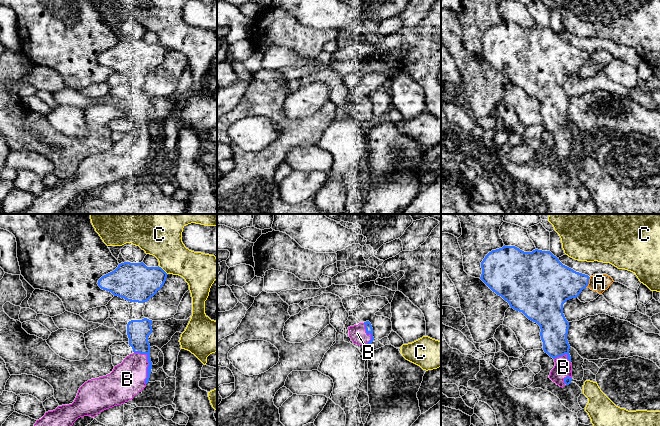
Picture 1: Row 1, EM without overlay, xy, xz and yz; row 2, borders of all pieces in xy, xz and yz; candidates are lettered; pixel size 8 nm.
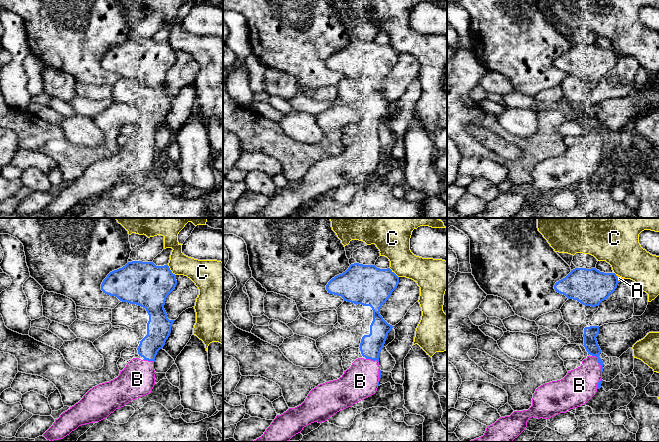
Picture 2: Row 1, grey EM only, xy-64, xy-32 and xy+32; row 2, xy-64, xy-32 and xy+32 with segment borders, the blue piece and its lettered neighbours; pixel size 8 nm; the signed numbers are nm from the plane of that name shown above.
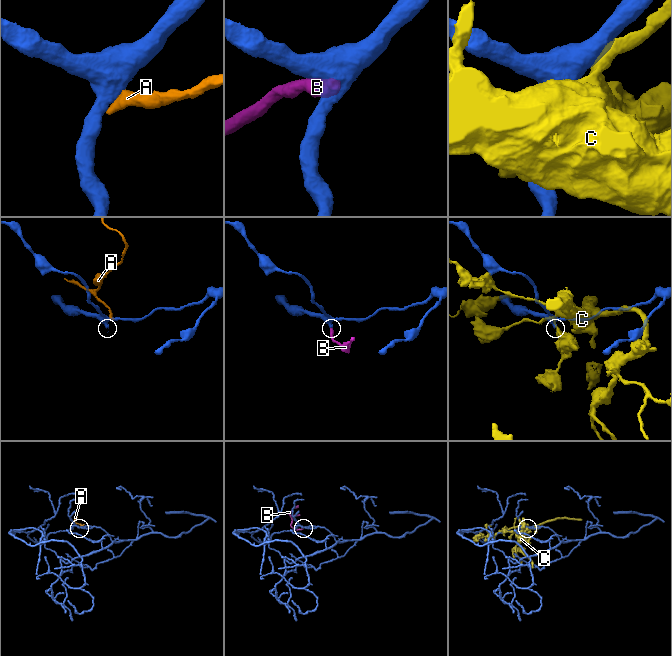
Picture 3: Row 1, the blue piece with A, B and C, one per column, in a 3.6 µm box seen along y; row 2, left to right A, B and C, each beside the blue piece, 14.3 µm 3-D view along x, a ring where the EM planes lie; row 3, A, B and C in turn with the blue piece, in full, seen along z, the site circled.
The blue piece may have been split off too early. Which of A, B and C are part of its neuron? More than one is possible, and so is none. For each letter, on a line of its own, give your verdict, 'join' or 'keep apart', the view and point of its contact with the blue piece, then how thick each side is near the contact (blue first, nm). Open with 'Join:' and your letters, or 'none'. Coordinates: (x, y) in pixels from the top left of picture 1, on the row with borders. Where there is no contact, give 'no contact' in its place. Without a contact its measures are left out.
Join: B
A: keep apart; contact yz (588, 282); calibres 320 and 140 nm
B: join; contact xy (149, 364); calibres 160 and 280 nm
C: keep apart; contact xy (163, 270); calibres 320 and 300 nm

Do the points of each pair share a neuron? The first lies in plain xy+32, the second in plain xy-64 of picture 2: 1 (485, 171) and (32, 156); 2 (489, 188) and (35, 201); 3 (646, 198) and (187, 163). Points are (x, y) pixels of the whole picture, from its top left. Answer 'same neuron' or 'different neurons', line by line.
1: same neuron
2: different neurons
3: same neuron

